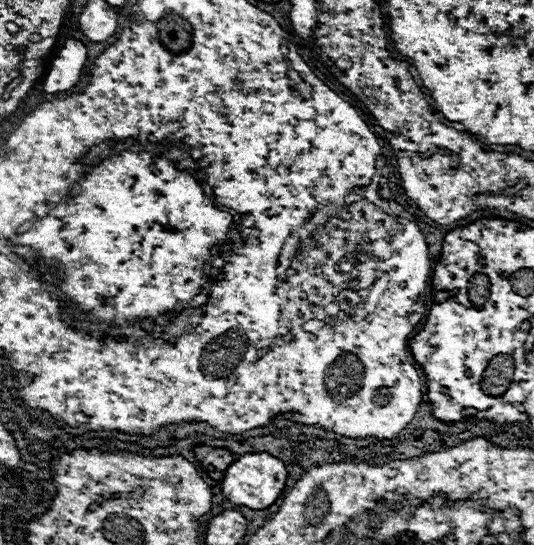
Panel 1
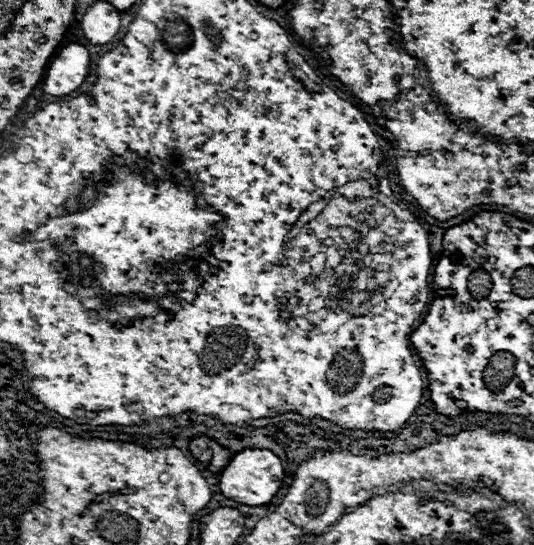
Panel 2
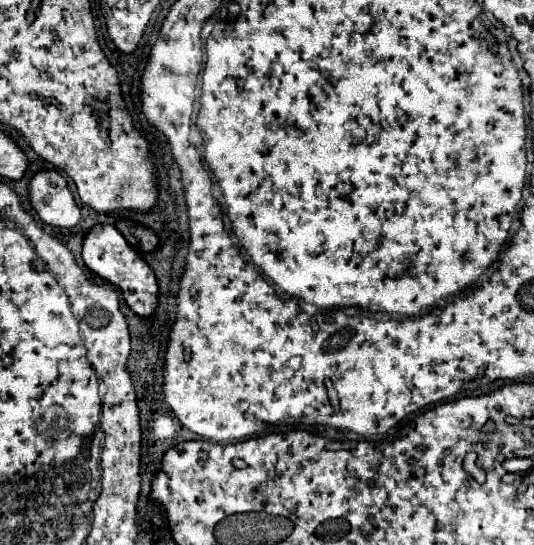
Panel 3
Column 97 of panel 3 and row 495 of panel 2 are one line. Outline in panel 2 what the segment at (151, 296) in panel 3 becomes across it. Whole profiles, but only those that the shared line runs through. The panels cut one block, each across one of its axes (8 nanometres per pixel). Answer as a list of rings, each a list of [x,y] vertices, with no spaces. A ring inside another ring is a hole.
[[[244,448],[240,452],[236,452],[230,462],[224,466],[222,474],[220,474],[220,490],[224,496],[240,502],[240,504],[248,504],[248,506],[262,506],[268,504],[276,492],[280,490],[284,478],[284,468],[280,458],[266,450],[266,448]]]

